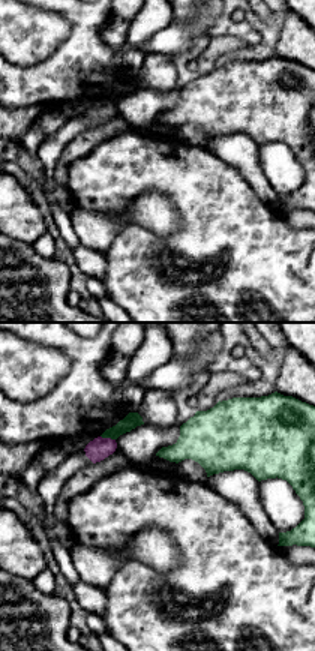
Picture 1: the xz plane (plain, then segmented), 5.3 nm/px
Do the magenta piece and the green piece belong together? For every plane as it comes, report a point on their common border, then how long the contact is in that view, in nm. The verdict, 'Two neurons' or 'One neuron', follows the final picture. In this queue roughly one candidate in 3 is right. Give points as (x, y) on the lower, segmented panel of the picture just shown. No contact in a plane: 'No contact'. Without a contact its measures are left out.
Touches magenta at (108, 438). Shared border 80 nm

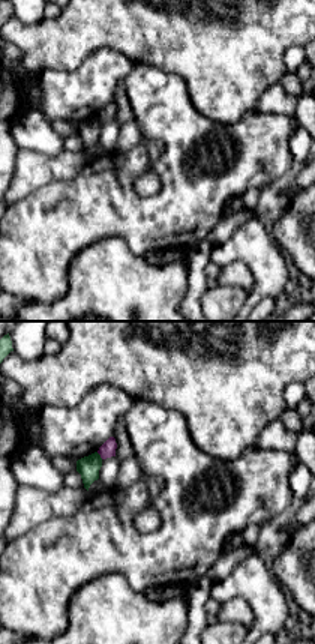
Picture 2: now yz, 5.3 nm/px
Touches magenta at (99, 454). Shared border 50 nm

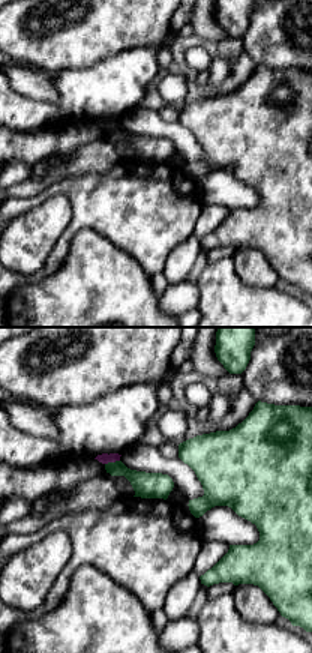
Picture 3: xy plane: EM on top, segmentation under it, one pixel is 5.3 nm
Touches magenta at (111, 461). Shared border 80 nm

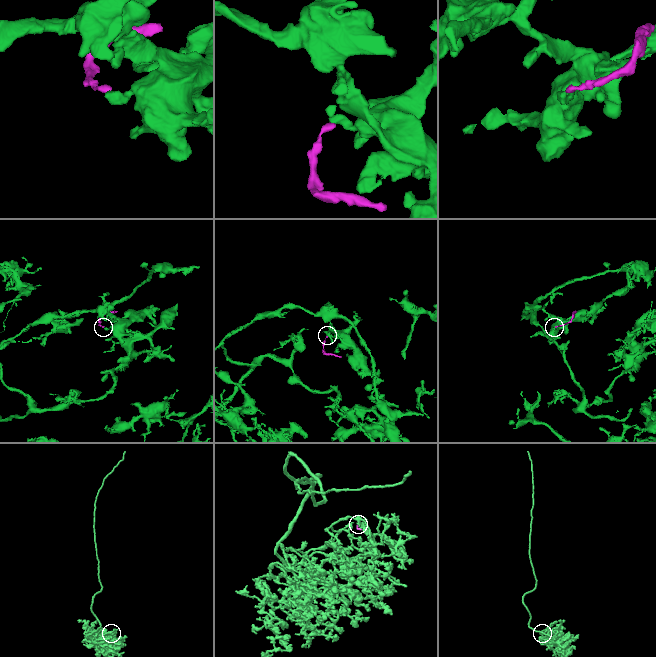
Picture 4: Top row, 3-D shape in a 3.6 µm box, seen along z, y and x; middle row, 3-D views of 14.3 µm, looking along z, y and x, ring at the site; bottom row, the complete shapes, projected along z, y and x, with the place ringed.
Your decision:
Two neurons

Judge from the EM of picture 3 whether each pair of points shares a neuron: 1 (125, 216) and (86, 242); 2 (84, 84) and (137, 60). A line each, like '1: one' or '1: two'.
1: two
2: one

